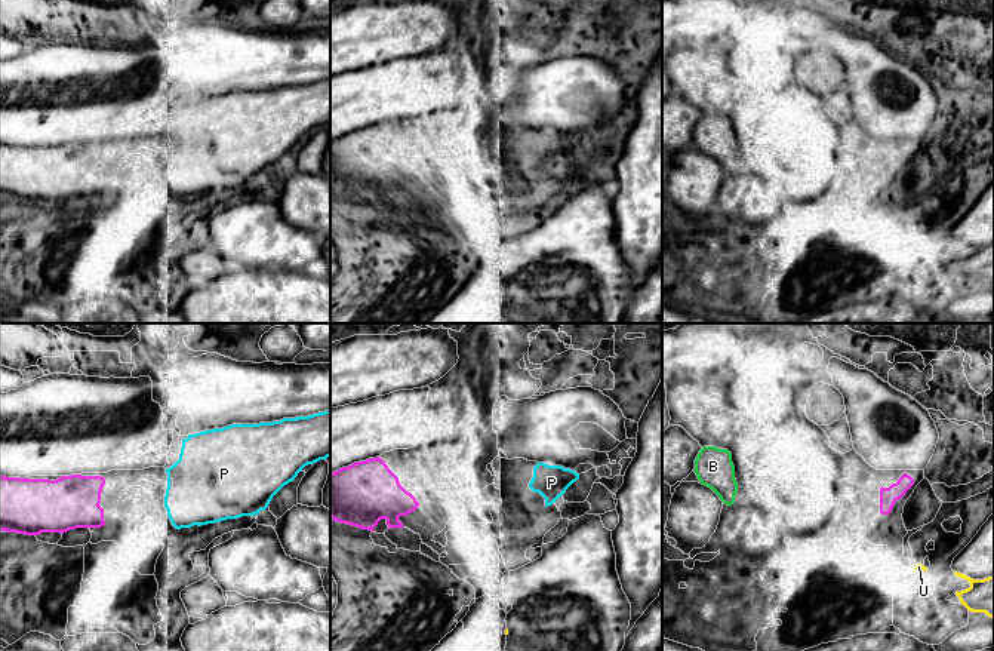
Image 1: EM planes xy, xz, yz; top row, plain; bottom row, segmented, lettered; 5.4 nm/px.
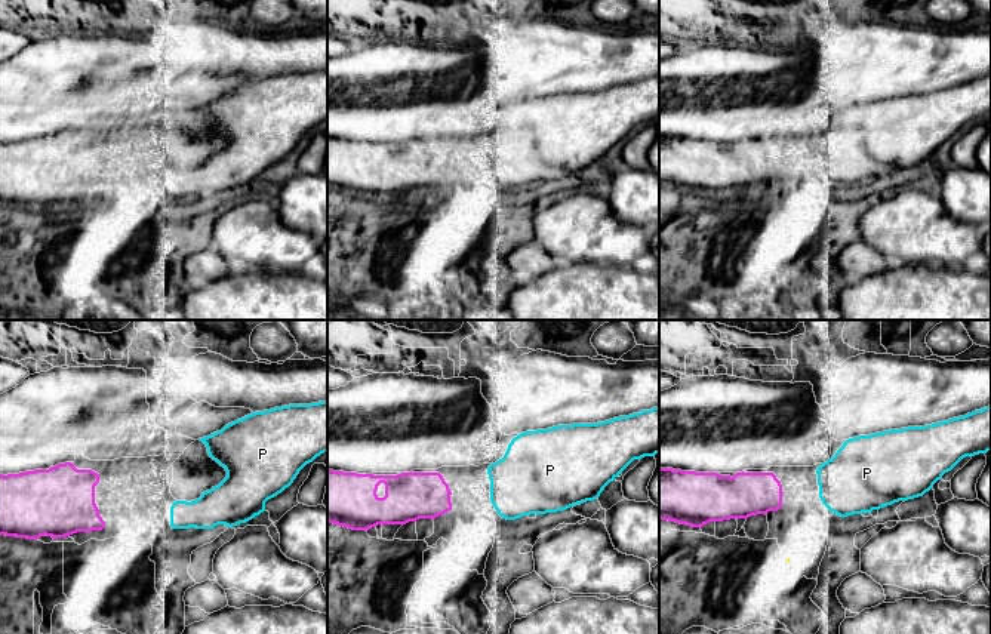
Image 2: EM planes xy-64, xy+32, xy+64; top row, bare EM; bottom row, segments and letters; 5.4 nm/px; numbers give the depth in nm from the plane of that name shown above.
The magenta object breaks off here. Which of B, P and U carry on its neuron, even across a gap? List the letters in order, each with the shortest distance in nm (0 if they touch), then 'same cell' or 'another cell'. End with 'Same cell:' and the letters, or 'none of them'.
B: gap 800 nm; another cell
P: gap 340 nm; same cell
U: gap 320 nm; another cell
Same cell: P

